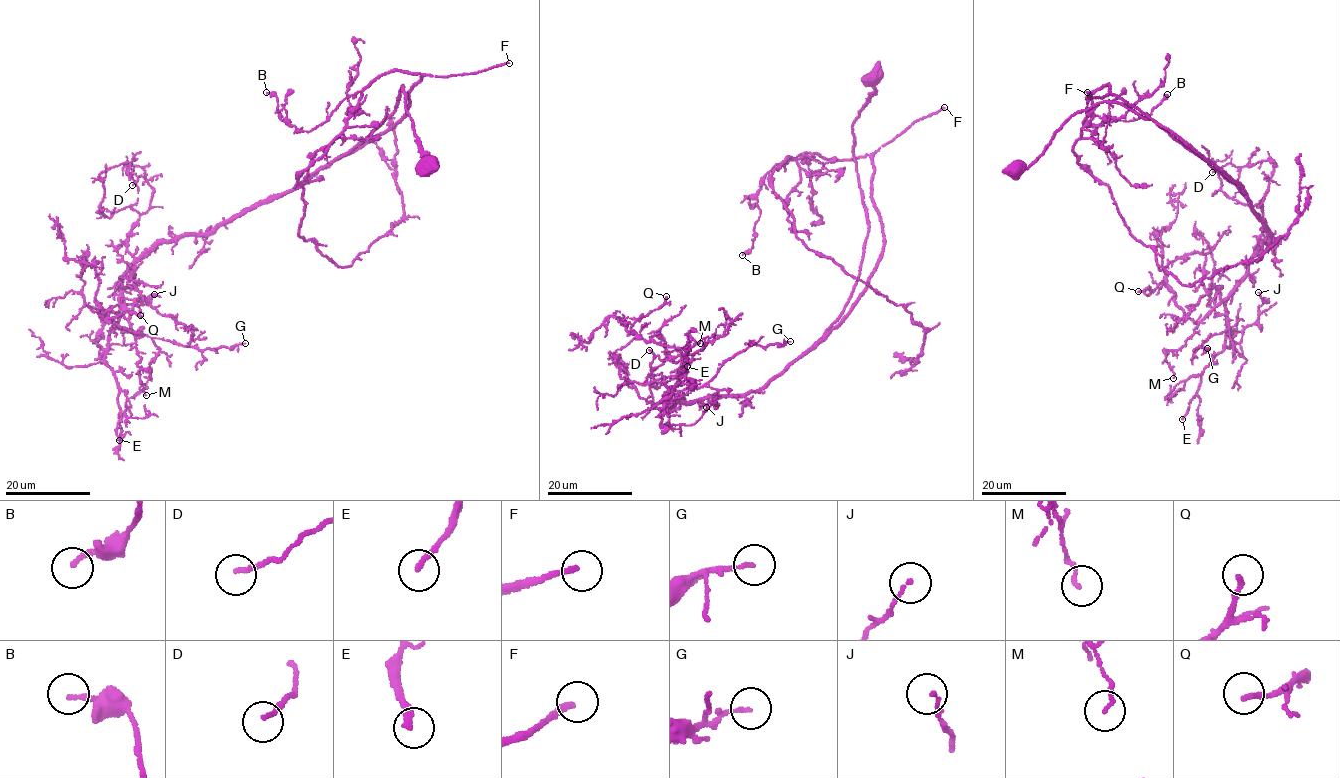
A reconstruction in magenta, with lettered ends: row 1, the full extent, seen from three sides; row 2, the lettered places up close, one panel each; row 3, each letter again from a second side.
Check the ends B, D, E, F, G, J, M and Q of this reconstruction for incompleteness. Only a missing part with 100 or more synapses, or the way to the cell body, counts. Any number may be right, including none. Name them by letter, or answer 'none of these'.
none of these

